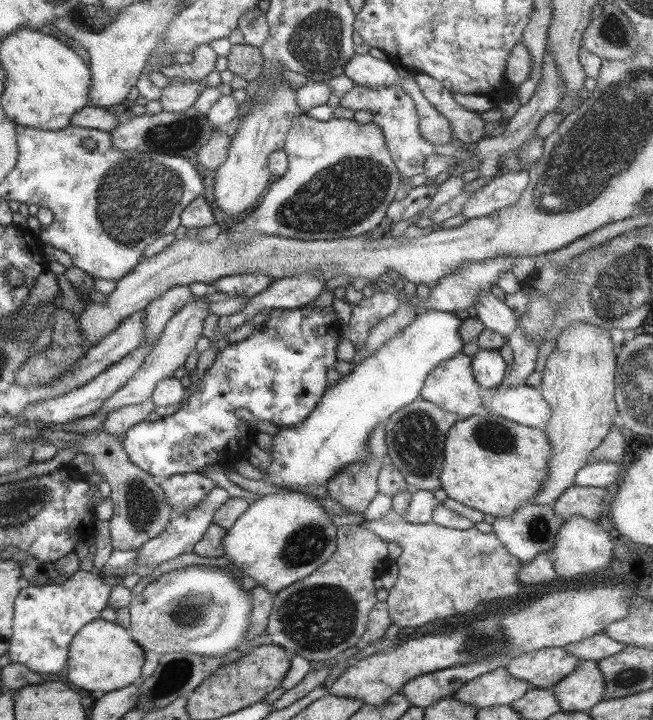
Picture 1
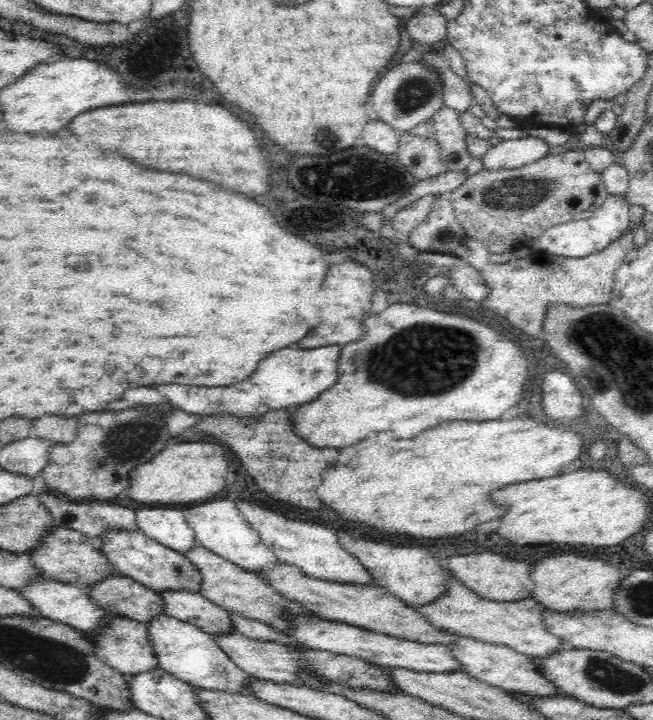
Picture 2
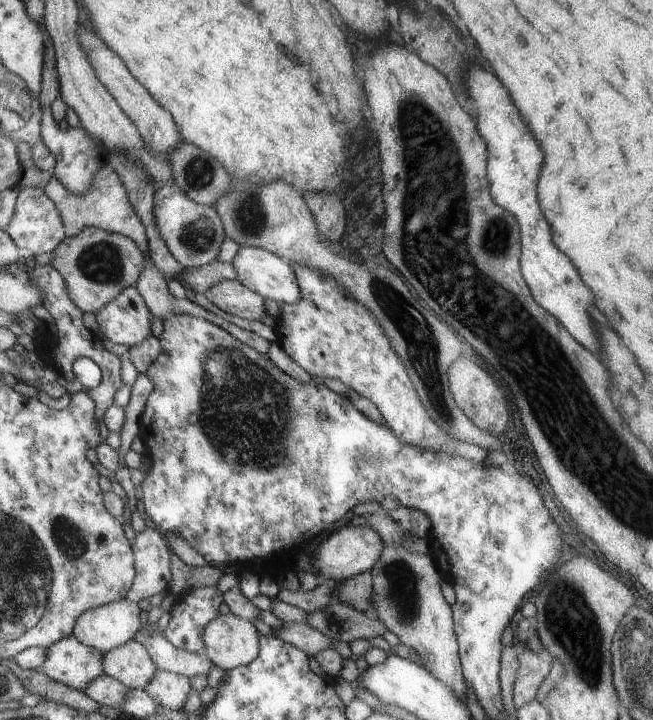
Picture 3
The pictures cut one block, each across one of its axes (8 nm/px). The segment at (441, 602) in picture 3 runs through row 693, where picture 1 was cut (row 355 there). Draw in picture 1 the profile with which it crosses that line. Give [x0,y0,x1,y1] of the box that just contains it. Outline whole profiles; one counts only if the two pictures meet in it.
[420,352,481,419]

